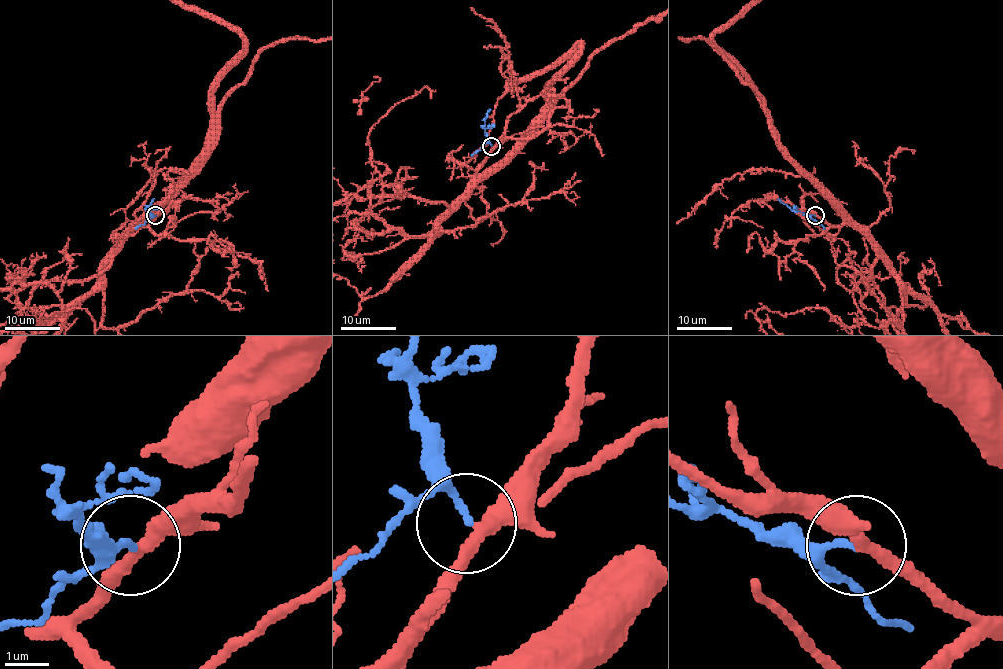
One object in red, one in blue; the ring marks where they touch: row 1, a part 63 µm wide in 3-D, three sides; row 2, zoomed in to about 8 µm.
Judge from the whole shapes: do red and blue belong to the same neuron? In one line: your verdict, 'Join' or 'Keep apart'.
Join

